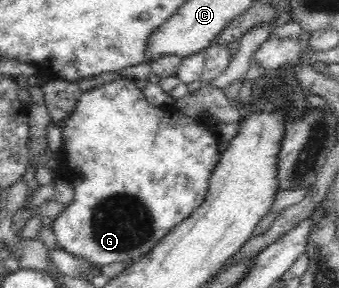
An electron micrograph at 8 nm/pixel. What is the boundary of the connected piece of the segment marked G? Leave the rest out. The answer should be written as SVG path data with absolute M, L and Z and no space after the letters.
M122 76L84 92L79 98L74 112L64 121L61 131L63 138L62 148L67 152L67 165L64 165L65 170L60 173L66 179L69 177L72 180L74 198L73 202L69 203L69 206L65 206L65 210L53 220L51 228L60 248L67 251L69 255L73 255L77 259L83 259L87 263L91 263L93 267L99 268L108 266L113 262L125 261L130 263L148 254L153 245L156 245L165 234L187 218L198 206L201 206L209 186L210 174L220 159L220 153L223 148L223 144L212 128L201 125L197 119L179 112L172 106L156 106L149 103L145 99L143 91L135 85L134 80L125 79Z

